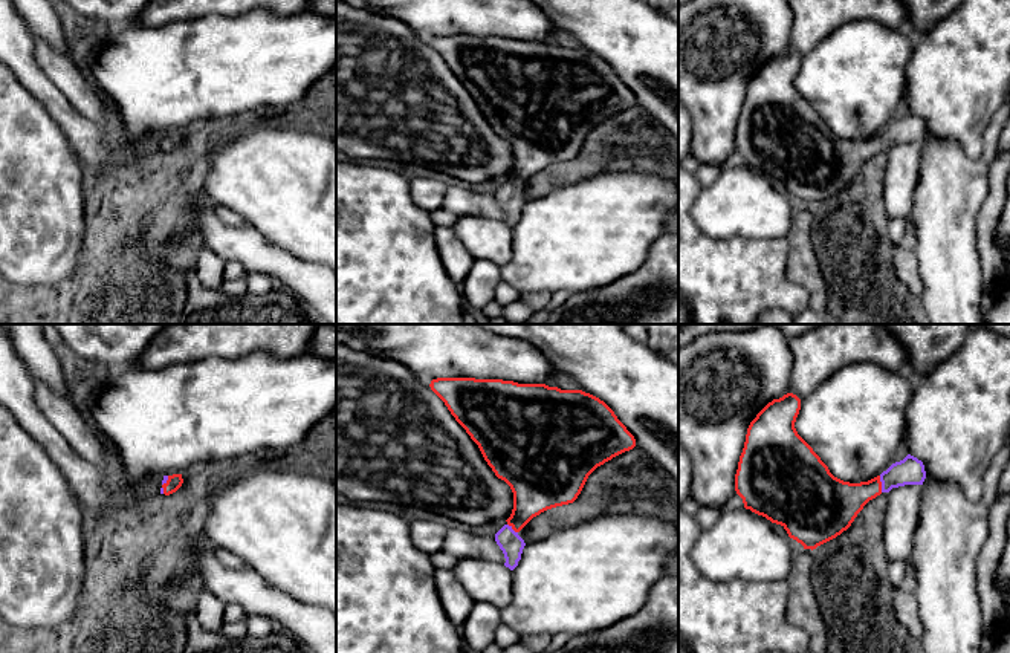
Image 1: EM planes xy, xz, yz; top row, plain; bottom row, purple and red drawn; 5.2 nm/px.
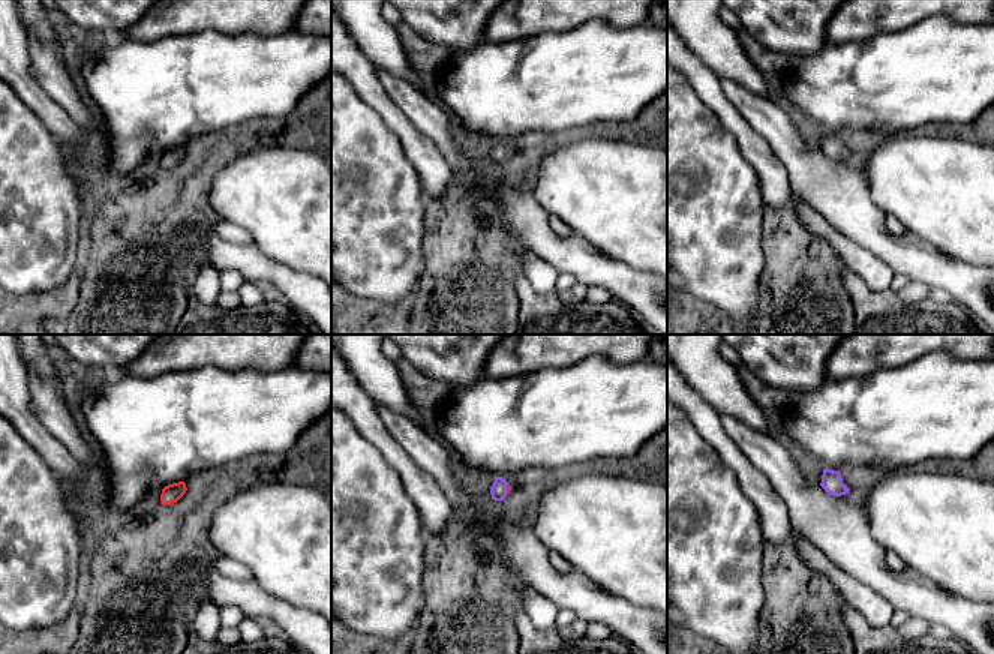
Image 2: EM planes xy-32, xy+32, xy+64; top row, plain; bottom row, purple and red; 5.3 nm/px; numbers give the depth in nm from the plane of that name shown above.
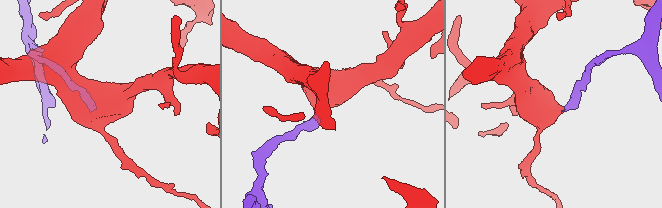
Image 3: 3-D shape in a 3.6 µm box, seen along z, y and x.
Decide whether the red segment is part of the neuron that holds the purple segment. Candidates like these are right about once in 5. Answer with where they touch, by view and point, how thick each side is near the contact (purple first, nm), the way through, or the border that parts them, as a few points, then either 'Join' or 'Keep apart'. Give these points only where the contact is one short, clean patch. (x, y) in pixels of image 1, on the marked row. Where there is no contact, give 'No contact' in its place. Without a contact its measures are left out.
Touches purple at yz (882, 484). Thickness 140 nm (purple) against 220 nm. Path across: yz (909, 471), (900, 473), (882, 484), (839, 502). Join

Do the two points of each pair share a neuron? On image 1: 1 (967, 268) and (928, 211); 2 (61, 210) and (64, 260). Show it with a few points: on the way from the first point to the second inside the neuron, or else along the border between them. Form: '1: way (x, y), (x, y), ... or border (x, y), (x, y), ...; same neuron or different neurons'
1: way (954, 254), (945, 245), (945, 228), (942, 225); same neuron
2: way (61, 222), (61, 248); same neuron

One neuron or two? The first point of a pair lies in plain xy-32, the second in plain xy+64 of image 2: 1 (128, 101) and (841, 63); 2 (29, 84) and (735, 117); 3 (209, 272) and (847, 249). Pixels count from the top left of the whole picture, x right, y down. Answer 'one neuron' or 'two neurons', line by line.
1: one neuron
2: one neuron
3: one neuron

